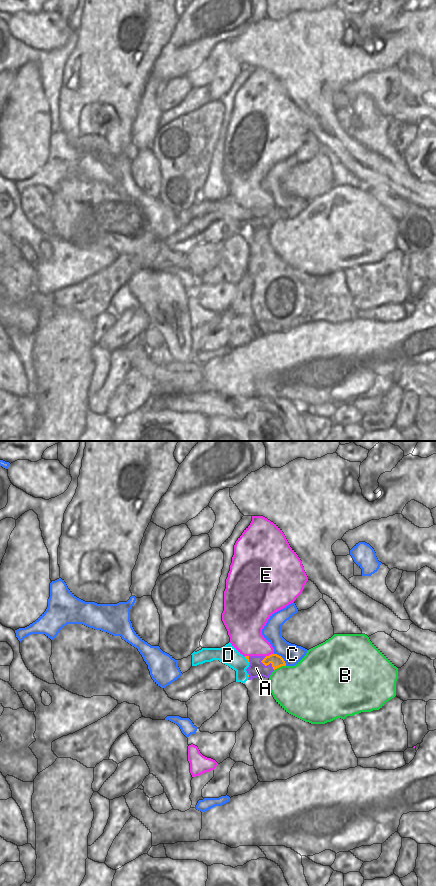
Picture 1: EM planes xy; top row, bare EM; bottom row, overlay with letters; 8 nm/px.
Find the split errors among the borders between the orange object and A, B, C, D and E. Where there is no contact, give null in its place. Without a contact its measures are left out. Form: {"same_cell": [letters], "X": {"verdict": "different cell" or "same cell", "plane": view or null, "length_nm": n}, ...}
{"same_cell": ["D"], "A": {"verdict": "different cell", "plane": "xy", "length_nm": 140}, "B": {"verdict": "different cell", "plane": "xy", "length_nm": 100}, "C": {"verdict": "different cell", "plane": "xy", "length_nm": 140}, "D": {"verdict": "same cell", "plane": "xy", "length_nm": 60}, "E": {"verdict": "different cell", "plane": "xy", "length_nm": 80}}

